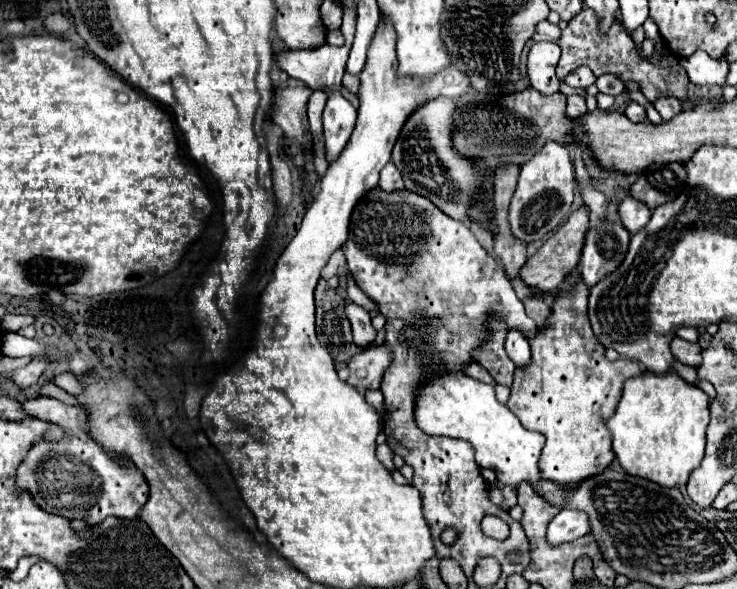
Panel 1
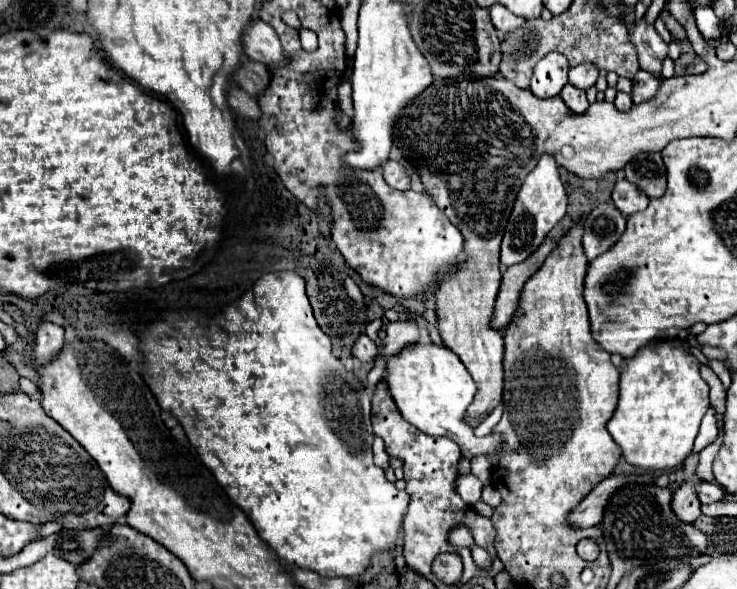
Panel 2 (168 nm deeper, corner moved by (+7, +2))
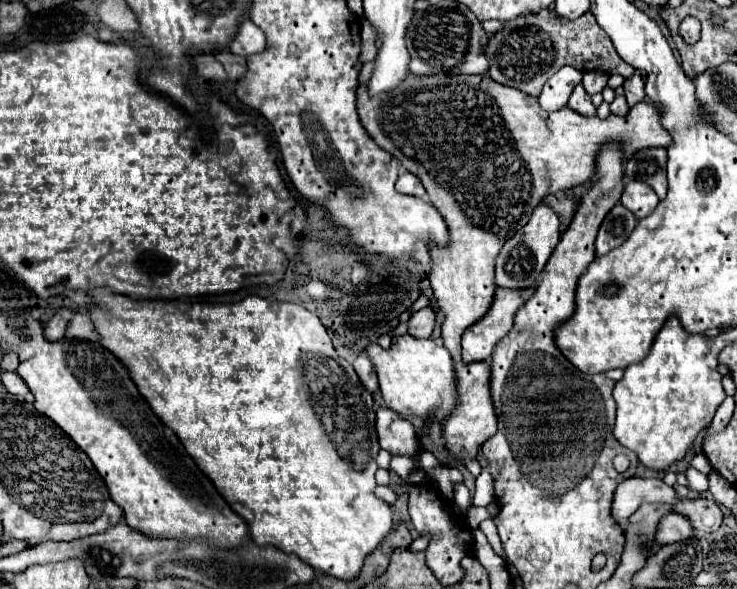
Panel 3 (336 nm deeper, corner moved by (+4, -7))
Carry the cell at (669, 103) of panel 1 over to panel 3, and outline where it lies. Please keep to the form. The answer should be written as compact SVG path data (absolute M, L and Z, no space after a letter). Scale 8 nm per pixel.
M636 72L632 78L628 78L628 80L624 82L626 100L628 100L630 106L634 106L634 104L646 100L646 94L644 94L644 82L646 82L646 78L644 78L642 72Z

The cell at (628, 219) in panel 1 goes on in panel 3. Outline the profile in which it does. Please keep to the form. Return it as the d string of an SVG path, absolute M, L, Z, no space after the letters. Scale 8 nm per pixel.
M628 182L624 186L620 202L636 218L644 218L644 216L648 216L648 214L654 212L654 208L658 206L660 200L656 198L656 194L652 192L650 186L644 186L644 182Z

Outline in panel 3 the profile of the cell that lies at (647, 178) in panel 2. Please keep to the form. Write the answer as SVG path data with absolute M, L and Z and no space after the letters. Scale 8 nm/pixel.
M646 148L634 154L626 164L626 176L630 180L646 182L658 198L666 198L666 150L664 148Z

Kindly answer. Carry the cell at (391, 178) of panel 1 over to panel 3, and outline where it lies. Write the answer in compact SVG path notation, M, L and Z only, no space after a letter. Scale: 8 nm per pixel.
M404 172L404 174L398 176L396 190L400 194L410 194L410 196L424 196L424 192L426 192L422 182L414 174L410 174L410 172Z

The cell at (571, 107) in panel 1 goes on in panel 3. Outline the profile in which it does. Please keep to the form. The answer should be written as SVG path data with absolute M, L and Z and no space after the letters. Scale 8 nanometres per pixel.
M578 84L578 86L574 88L574 92L570 94L568 108L572 108L574 112L578 112L578 114L582 114L582 116L588 116L588 118L596 114L596 108L594 108L594 104L590 102L590 96L588 96L586 90L582 88L582 84Z

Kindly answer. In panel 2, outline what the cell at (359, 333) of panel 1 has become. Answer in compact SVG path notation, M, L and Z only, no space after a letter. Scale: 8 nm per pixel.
M361 335L353 345L353 357L357 357L361 363L371 363L375 361L377 355L379 355L379 349L367 335Z

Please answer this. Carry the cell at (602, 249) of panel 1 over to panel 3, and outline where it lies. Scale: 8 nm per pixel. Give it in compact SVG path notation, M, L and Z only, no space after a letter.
M616 204L604 218L596 236L596 256L604 256L618 248L634 230L636 218L622 204Z

